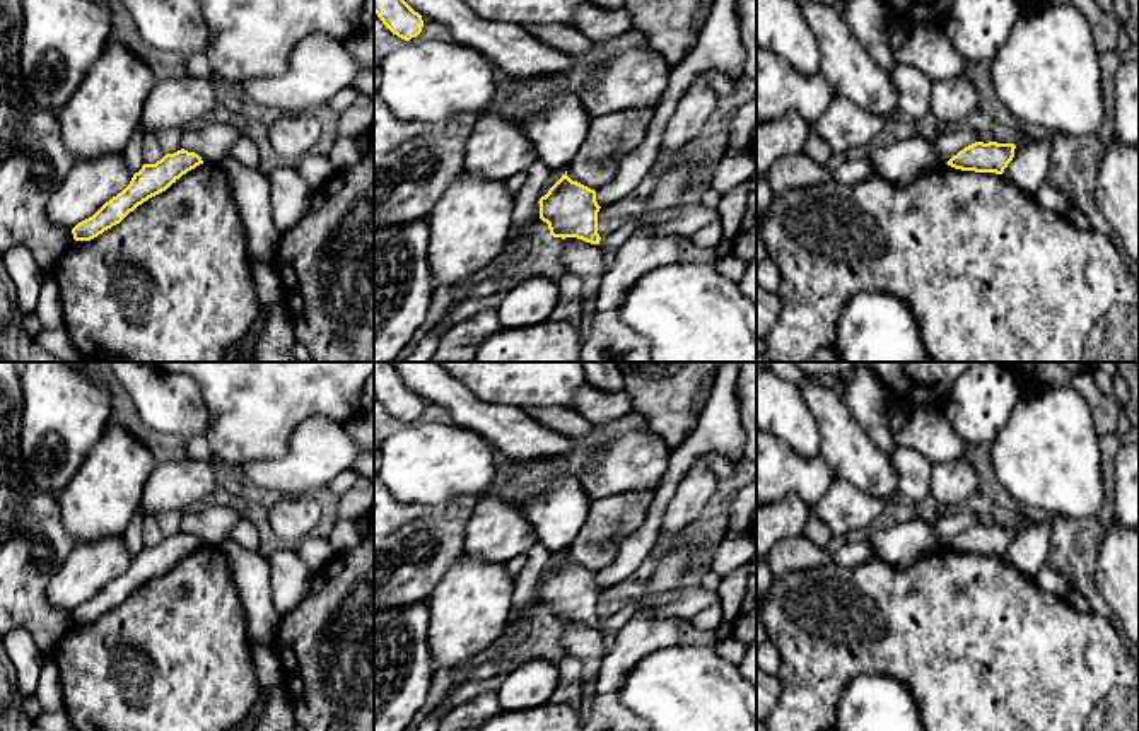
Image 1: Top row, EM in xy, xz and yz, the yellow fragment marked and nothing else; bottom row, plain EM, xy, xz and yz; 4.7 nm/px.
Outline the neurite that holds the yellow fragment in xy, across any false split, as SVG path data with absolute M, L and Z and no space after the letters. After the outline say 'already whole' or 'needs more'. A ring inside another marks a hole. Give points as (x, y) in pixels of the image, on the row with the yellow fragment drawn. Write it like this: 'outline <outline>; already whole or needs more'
outline M184 149L166 154L155 164L143 164L138 173L133 174L130 184L106 202L92 217L79 222L73 229L75 241L91 241L120 224L130 212L149 198L166 191L183 174L203 164L202 157Z; already whole

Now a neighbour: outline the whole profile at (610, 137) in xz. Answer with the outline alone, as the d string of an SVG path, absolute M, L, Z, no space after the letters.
M645 106L591 118L584 143L565 167L567 176L594 191L611 183L623 157L644 142L654 109Z

